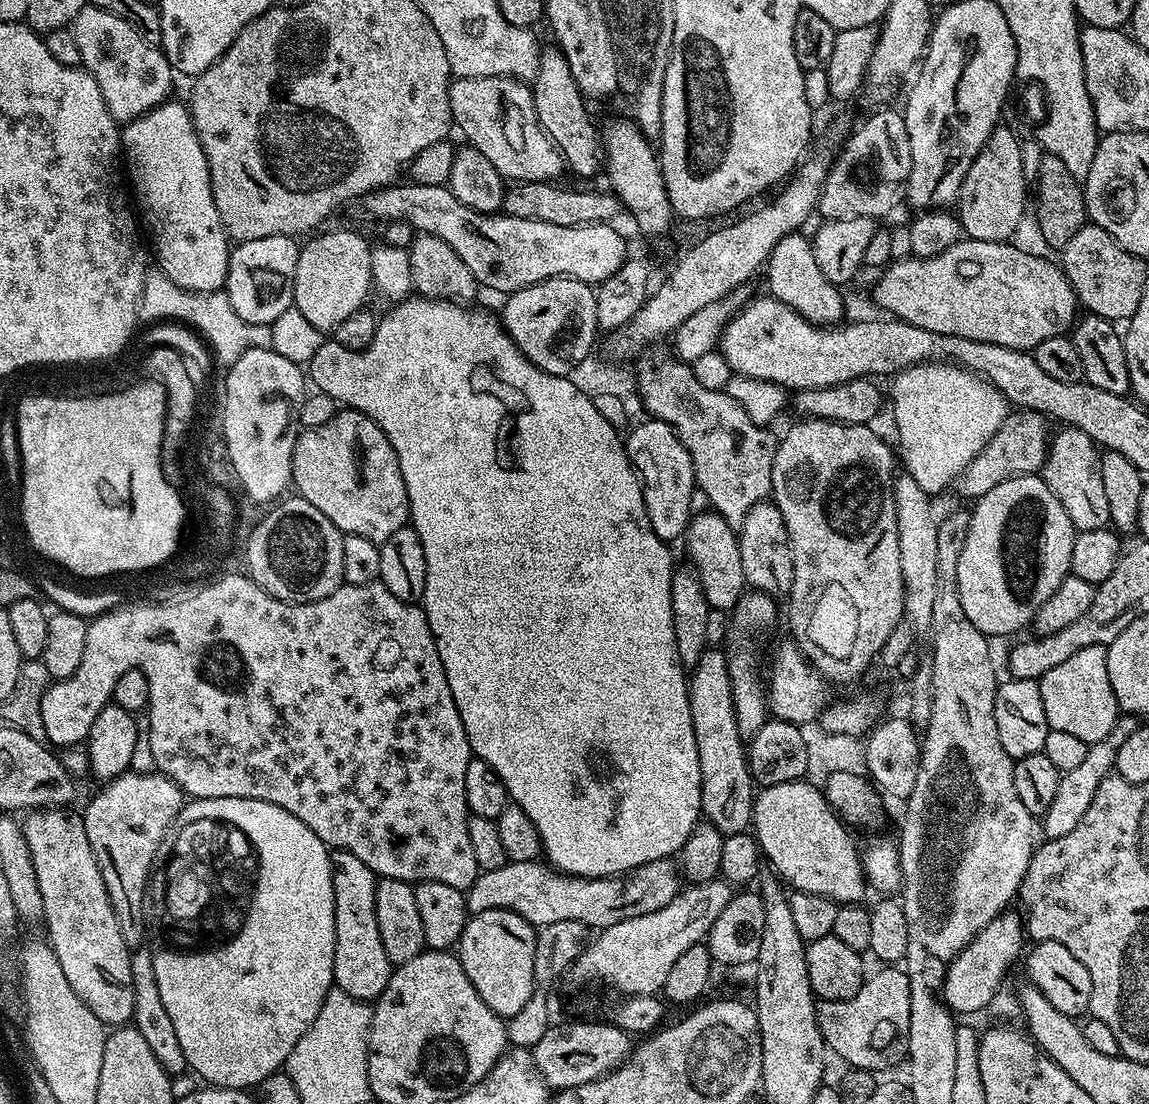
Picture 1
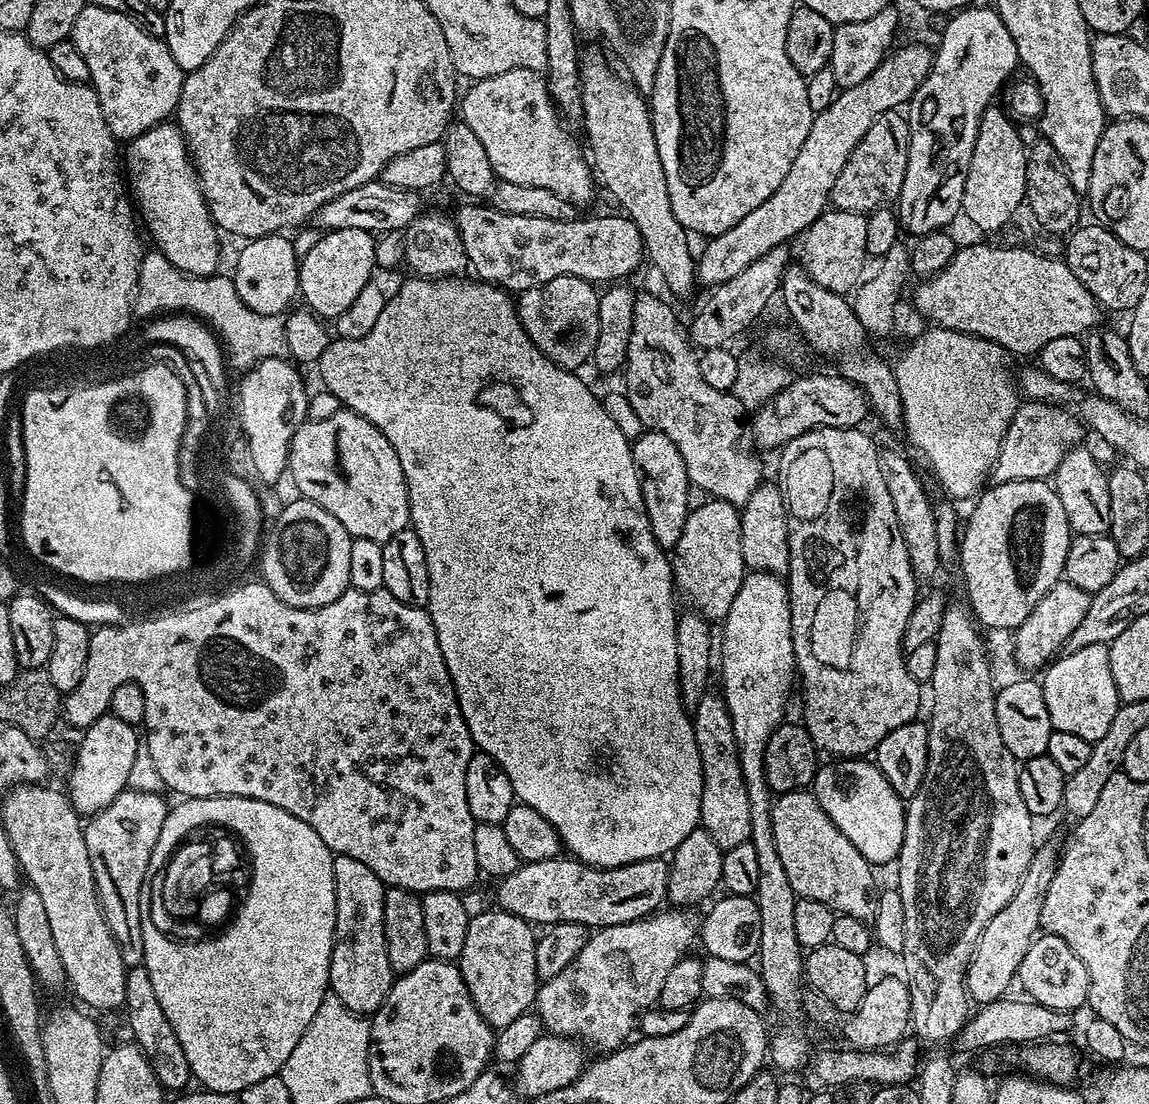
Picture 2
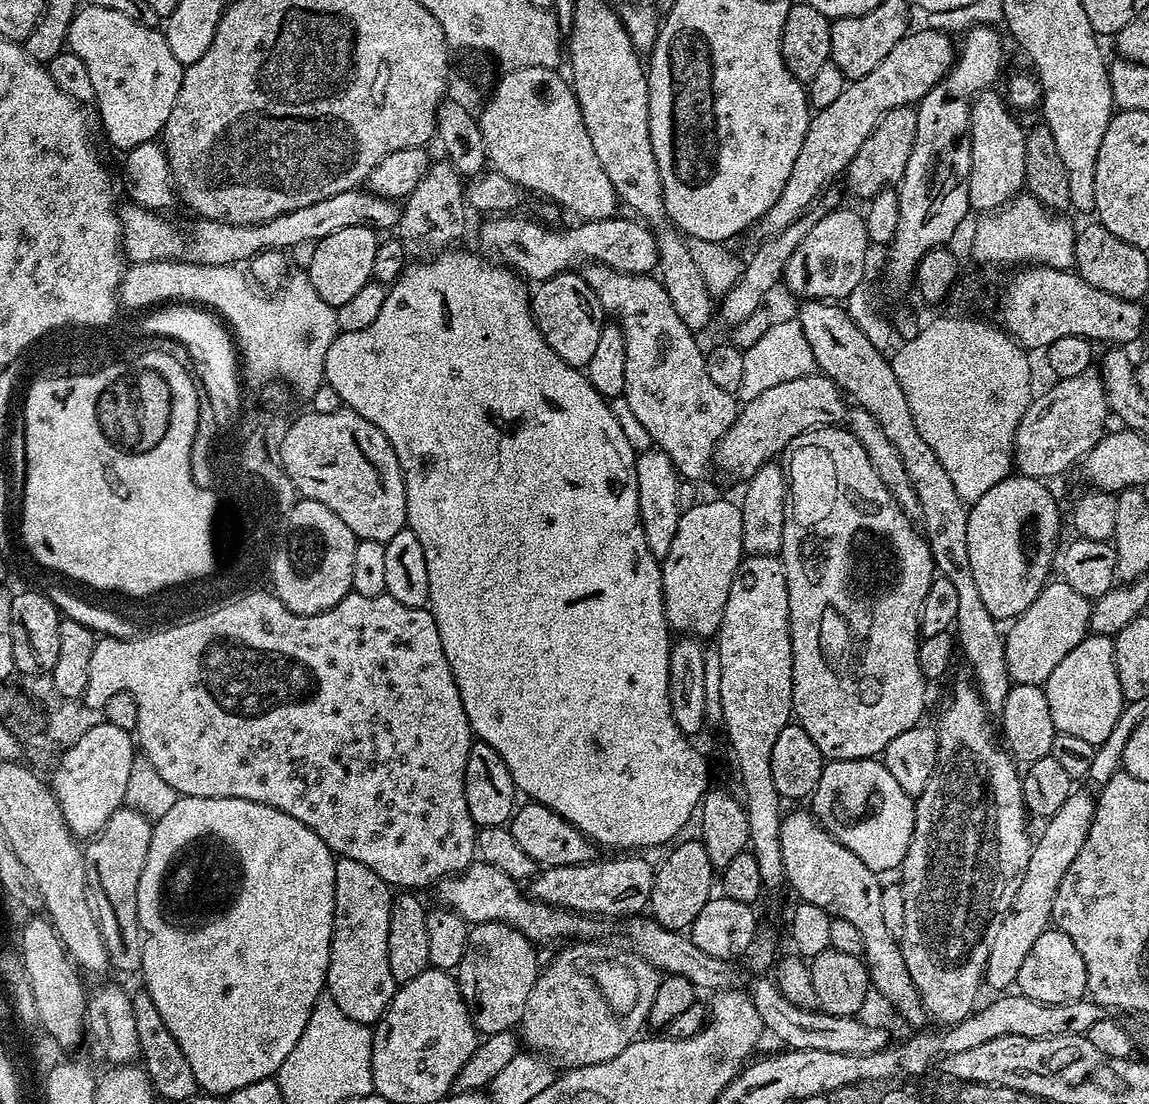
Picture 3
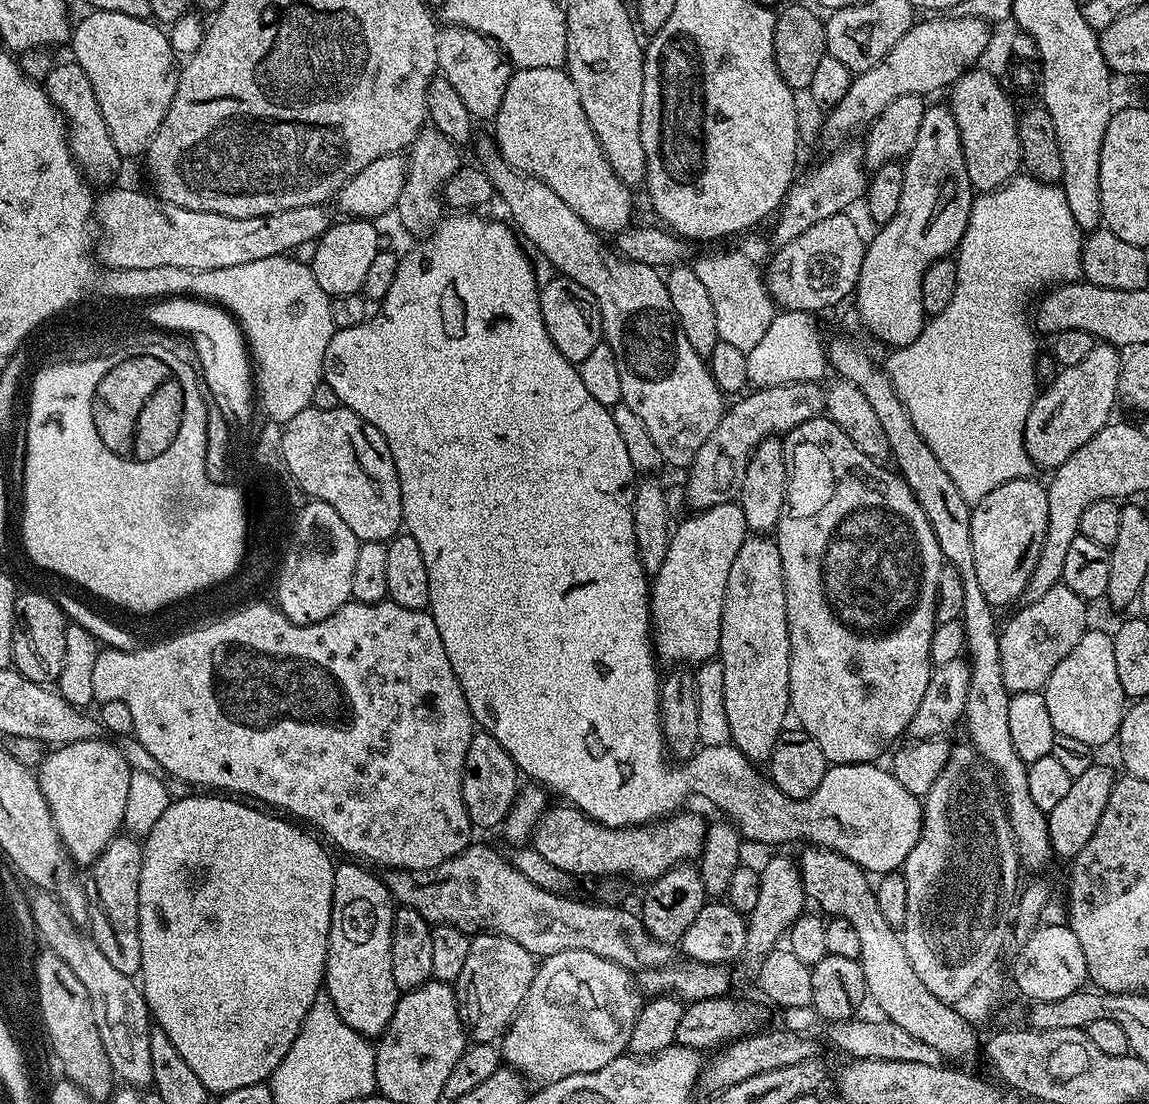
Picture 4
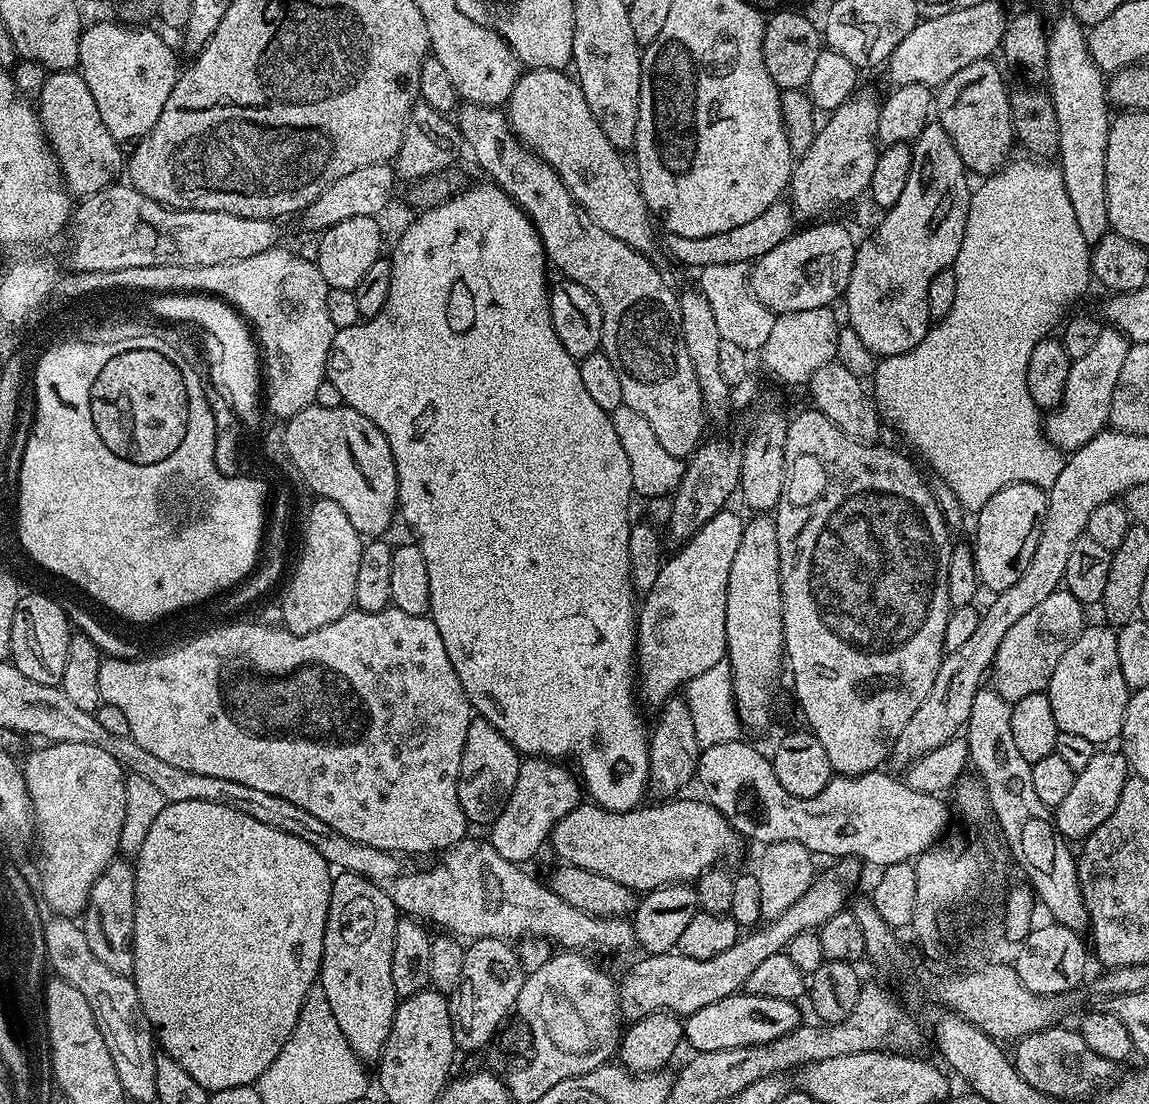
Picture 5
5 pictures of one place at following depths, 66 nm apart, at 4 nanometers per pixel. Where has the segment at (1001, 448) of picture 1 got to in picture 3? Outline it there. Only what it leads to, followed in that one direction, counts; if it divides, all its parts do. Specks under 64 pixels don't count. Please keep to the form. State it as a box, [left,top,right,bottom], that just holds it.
[1012,370,1110,482]

